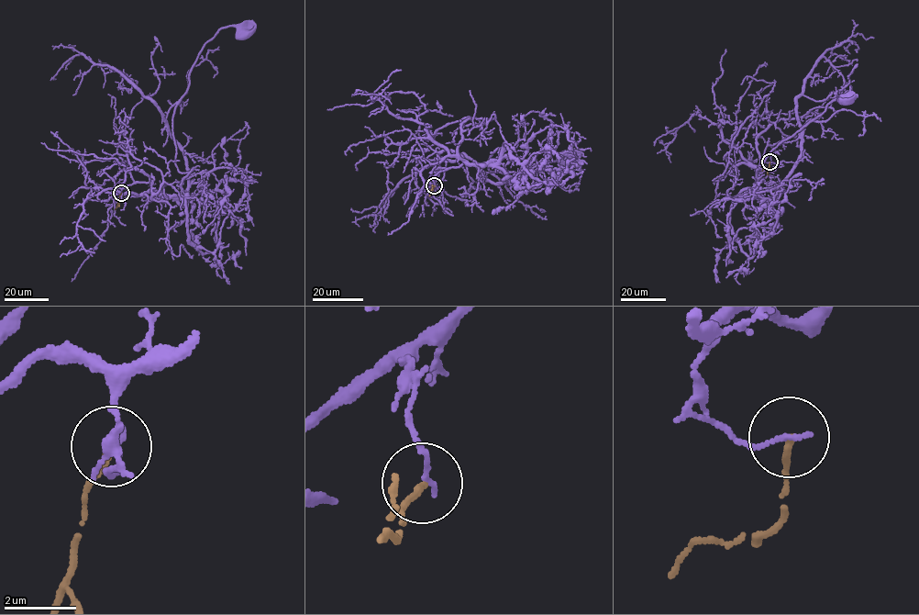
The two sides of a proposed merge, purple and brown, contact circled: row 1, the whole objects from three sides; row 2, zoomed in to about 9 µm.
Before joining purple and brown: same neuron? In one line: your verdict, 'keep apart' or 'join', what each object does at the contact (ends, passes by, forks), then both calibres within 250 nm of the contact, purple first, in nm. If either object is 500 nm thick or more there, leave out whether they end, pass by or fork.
keep apart; purple ends; brown ends; calibres 140 and 170 nm

